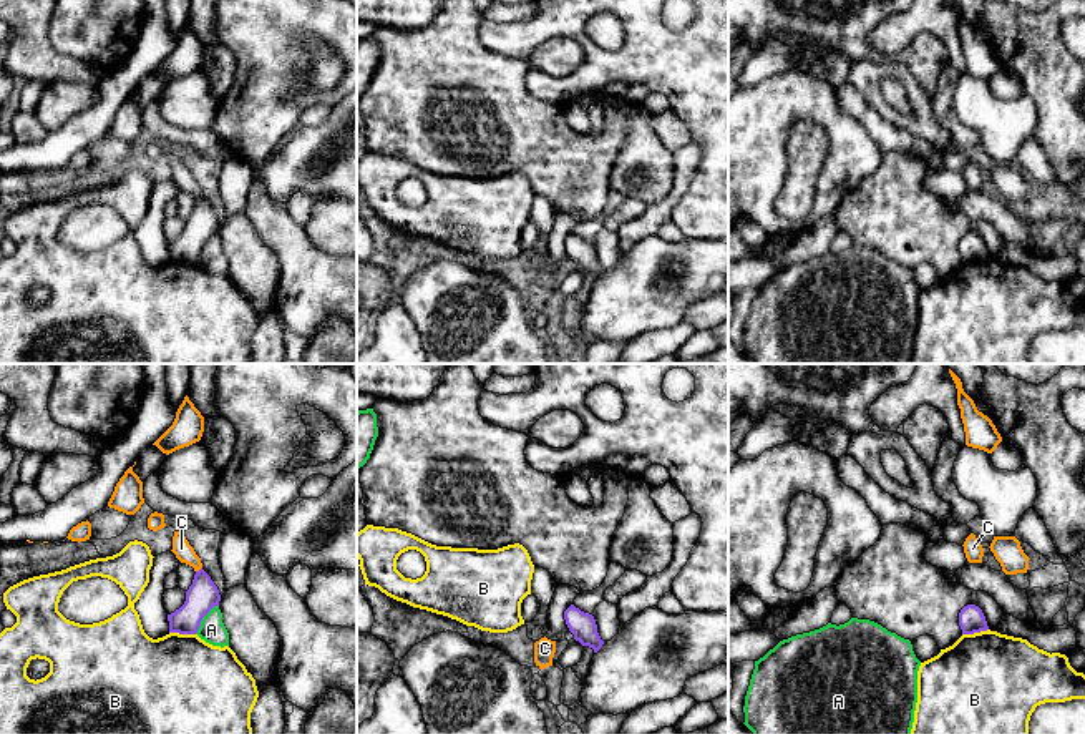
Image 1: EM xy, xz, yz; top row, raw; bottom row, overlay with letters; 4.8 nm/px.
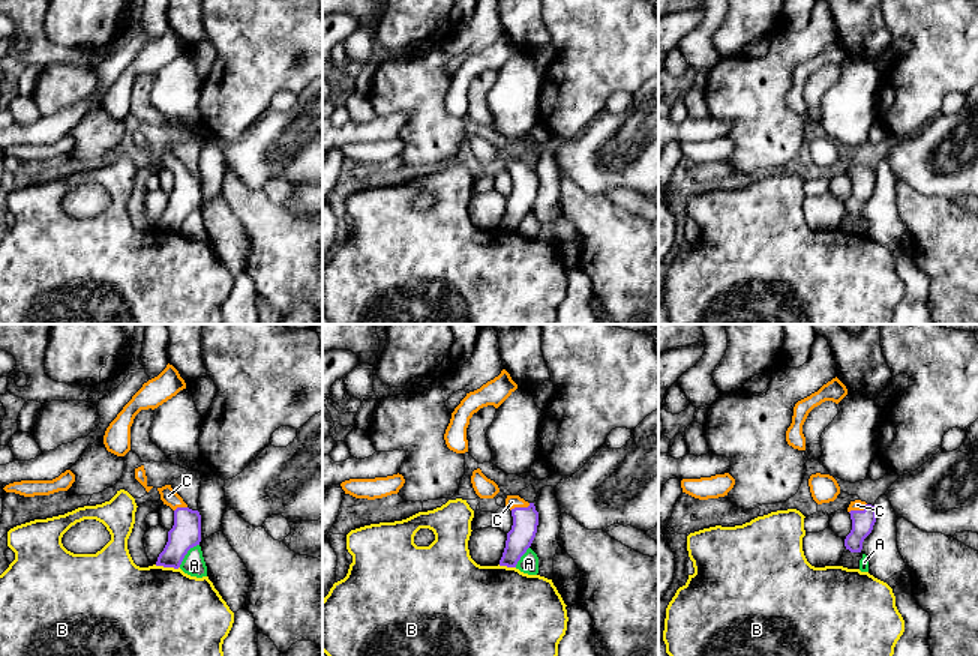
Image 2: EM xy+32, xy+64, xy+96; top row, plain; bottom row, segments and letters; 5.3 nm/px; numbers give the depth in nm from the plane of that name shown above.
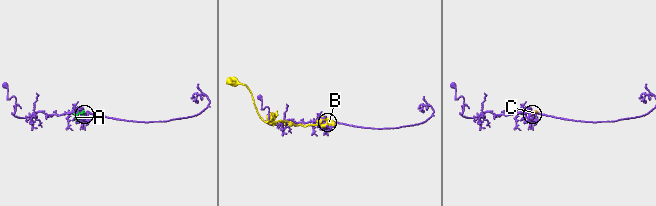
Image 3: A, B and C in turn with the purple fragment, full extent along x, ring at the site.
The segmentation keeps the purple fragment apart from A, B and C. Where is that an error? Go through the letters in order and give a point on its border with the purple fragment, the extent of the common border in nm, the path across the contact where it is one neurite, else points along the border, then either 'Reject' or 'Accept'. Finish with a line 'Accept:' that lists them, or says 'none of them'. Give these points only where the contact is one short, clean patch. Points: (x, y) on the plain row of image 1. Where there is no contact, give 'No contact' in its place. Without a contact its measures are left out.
A: Touches purple at xy (203, 244). Shared border 180 nm. Boundary: xy (218, 233), (203, 246), (194, 261). Reject
B: Touches purple at xy (183, 261). Shared border 130 nm. Reject
C: Touches purple at xy (199, 198). Shared border 40 nm. Path across: xy (203, 223), (199, 198), (181, 176). Accept
Accept: C

